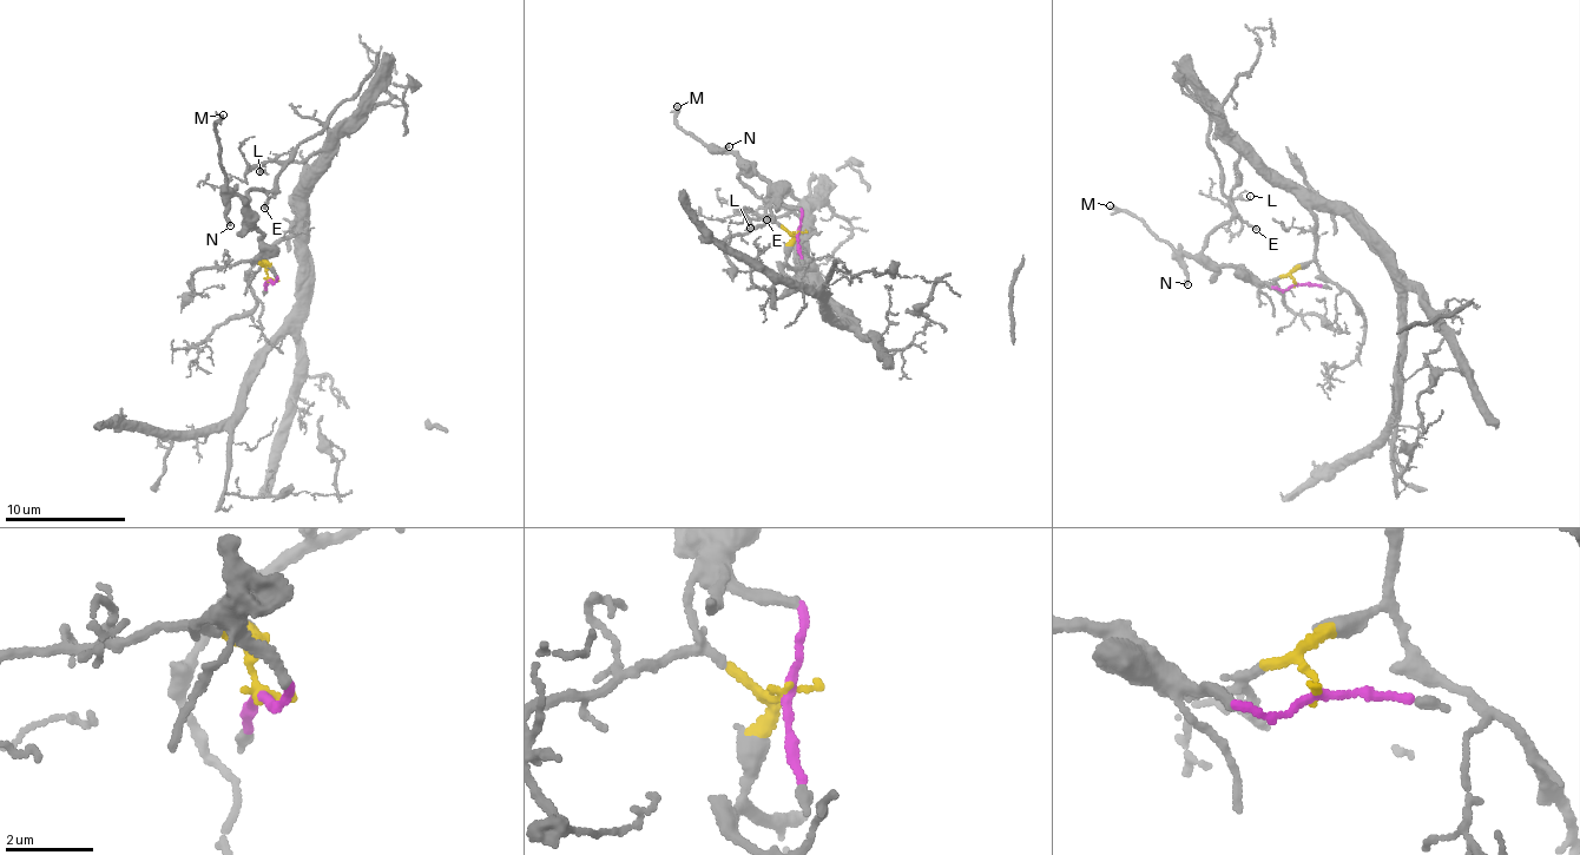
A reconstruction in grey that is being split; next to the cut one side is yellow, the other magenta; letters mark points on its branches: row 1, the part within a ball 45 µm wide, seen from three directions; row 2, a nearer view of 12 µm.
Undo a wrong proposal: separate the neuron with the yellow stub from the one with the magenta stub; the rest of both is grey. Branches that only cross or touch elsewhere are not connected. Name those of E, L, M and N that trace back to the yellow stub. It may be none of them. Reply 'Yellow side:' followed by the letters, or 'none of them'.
Yellow side: L

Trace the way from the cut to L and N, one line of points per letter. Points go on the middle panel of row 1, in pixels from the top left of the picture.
L: (797, 234), (790, 236), (788, 263), (811, 268), (804, 218), (789, 211), (779, 216), (749, 211), (749, 228)
N: (797, 234), (802, 212), (768, 188), (768, 179), (756, 169), (722, 152), (729, 145)

